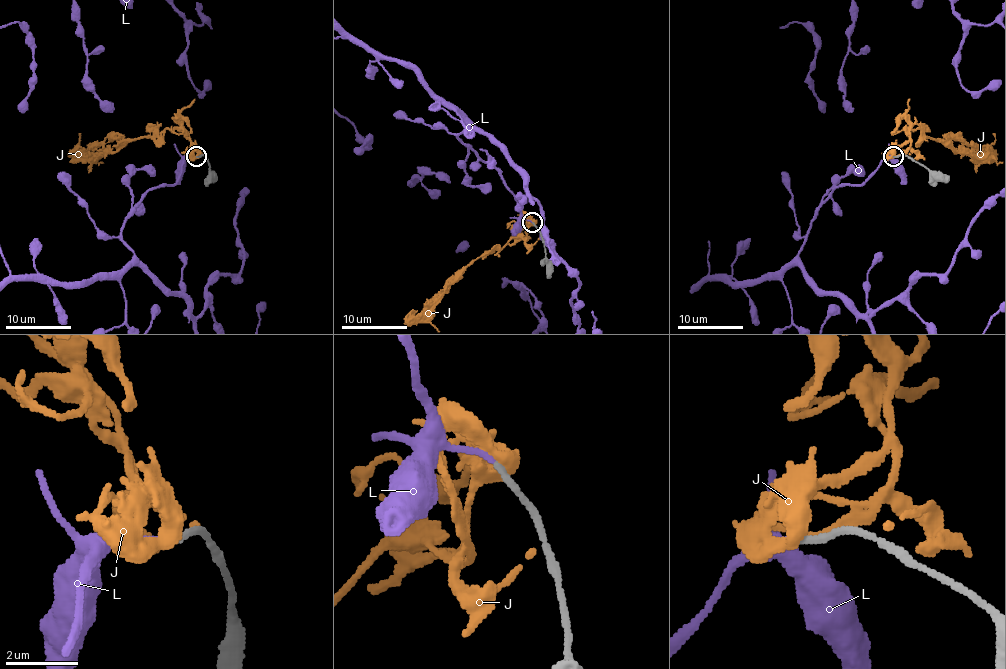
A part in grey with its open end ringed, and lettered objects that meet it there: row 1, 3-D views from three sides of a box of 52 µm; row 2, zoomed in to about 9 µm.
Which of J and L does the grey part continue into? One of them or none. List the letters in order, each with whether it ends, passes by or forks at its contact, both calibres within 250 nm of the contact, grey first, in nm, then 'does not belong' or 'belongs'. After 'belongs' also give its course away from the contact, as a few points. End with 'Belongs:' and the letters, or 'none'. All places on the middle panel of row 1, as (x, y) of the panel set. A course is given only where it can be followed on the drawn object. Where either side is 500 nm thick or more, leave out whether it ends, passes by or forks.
J: it passes by | 190/440 nm | does not belong
L: it ends | 170/160 nm | belongs
Belongs: L

